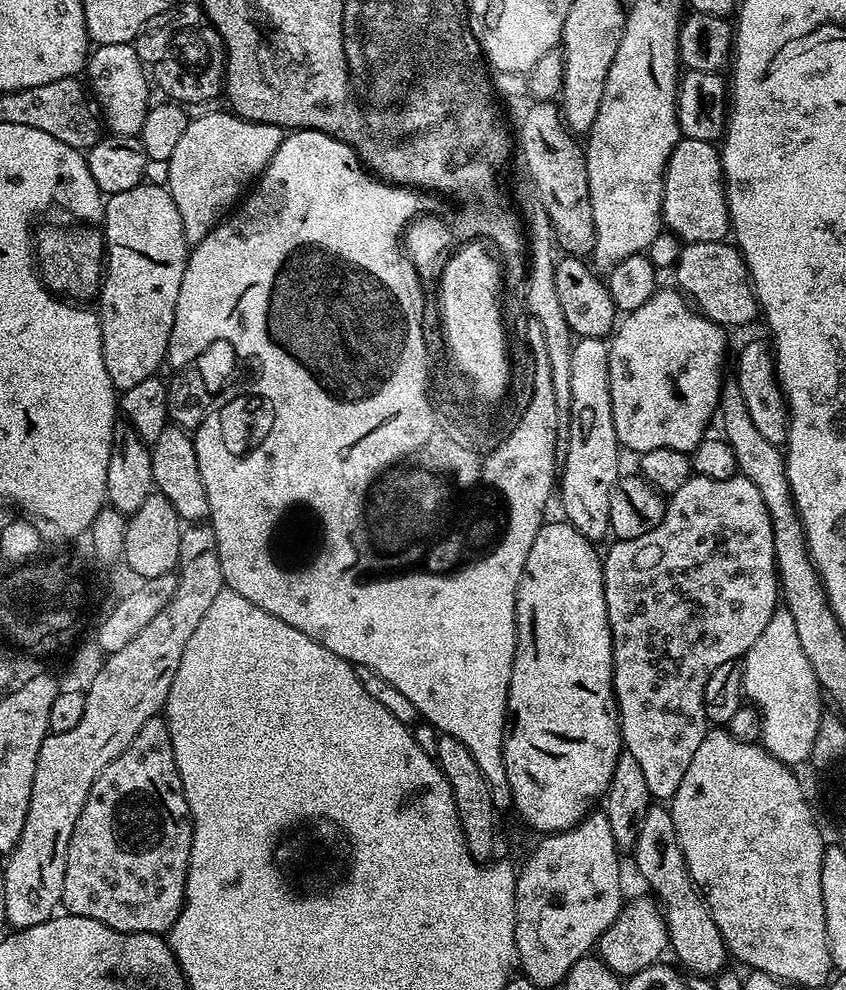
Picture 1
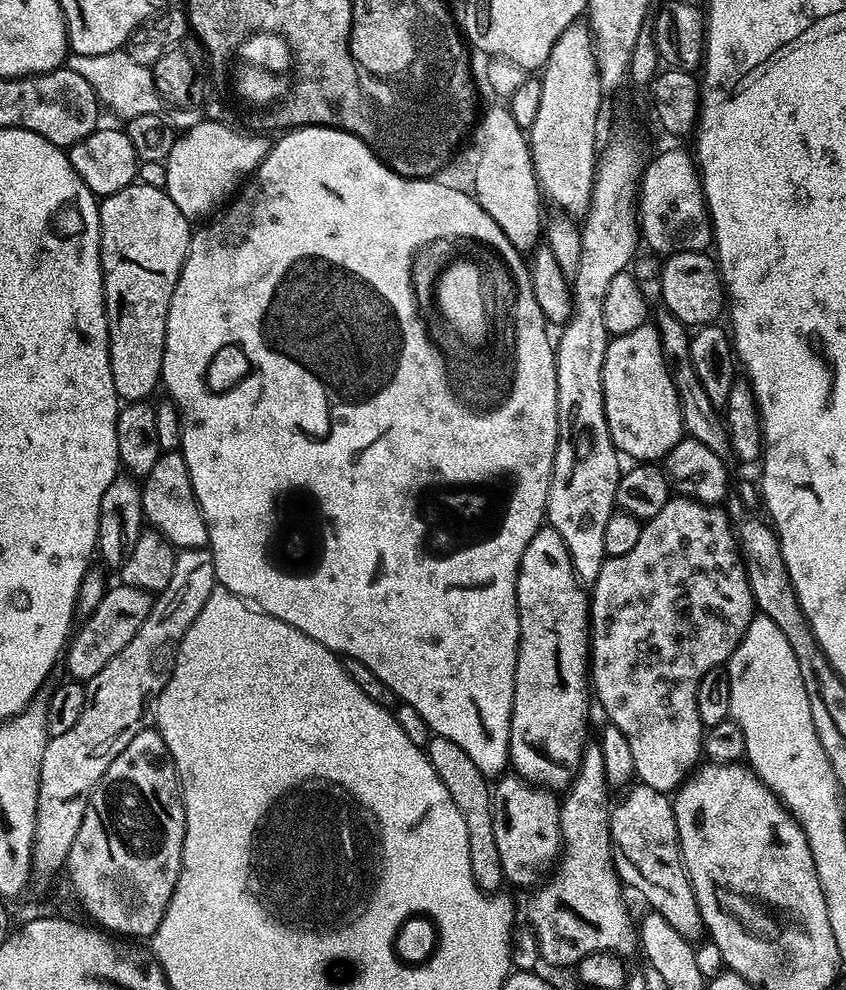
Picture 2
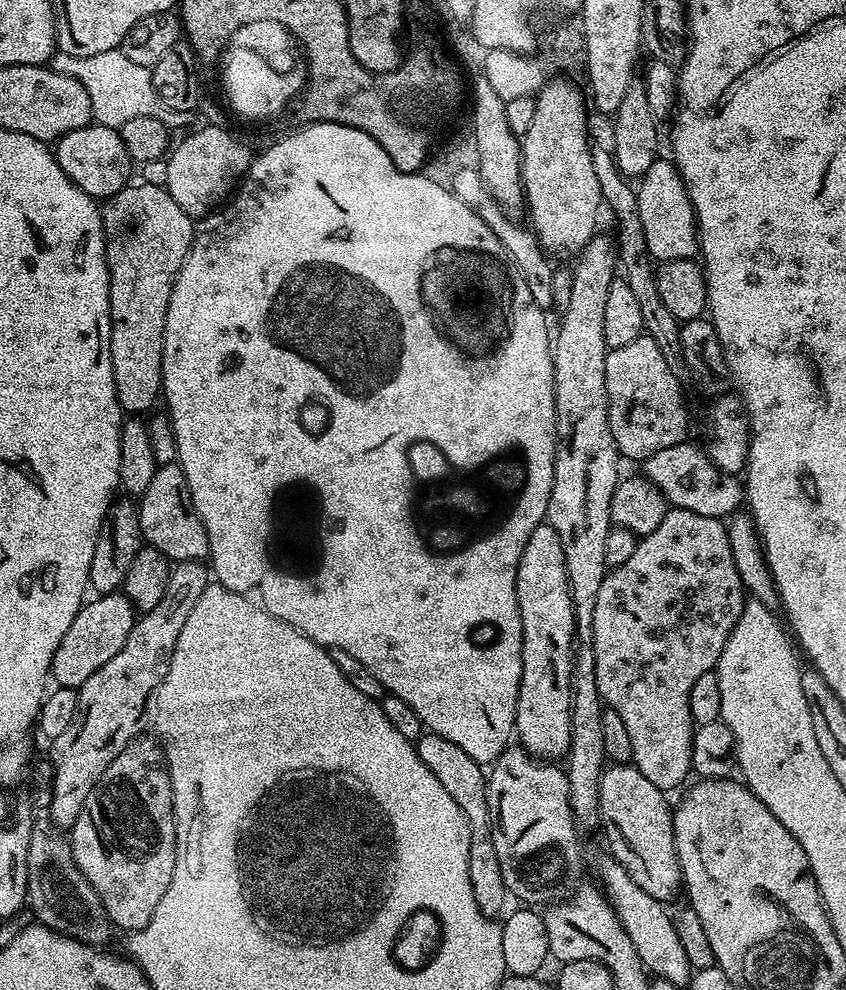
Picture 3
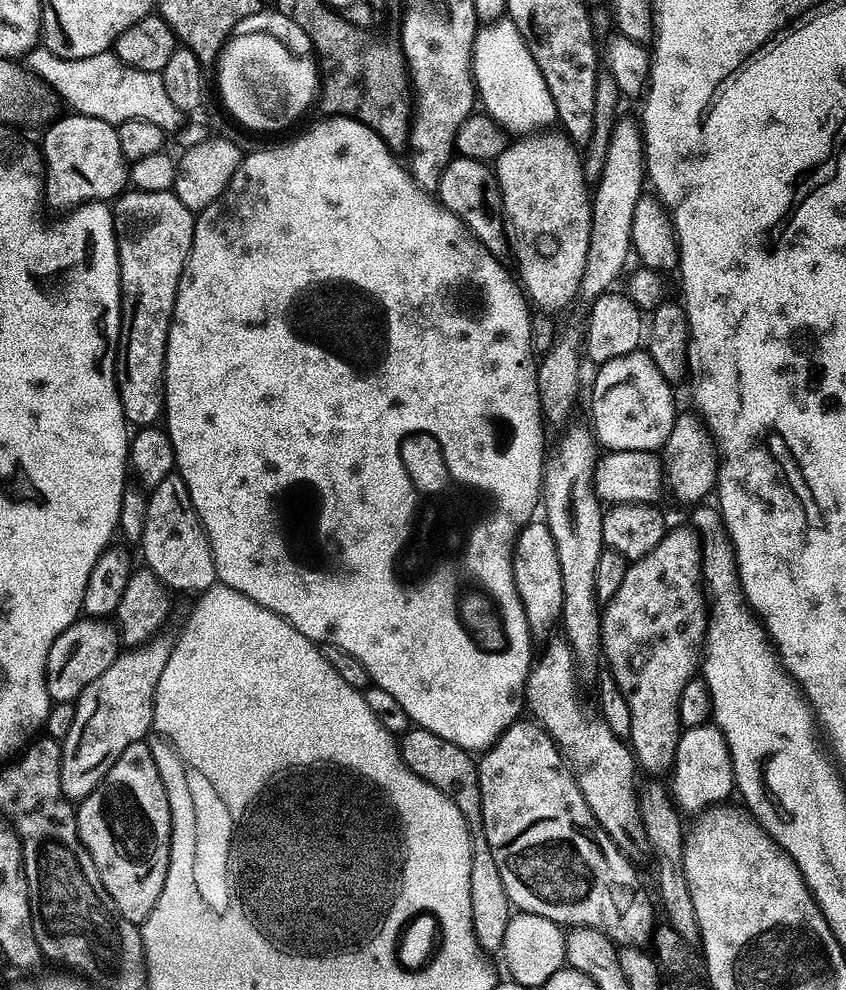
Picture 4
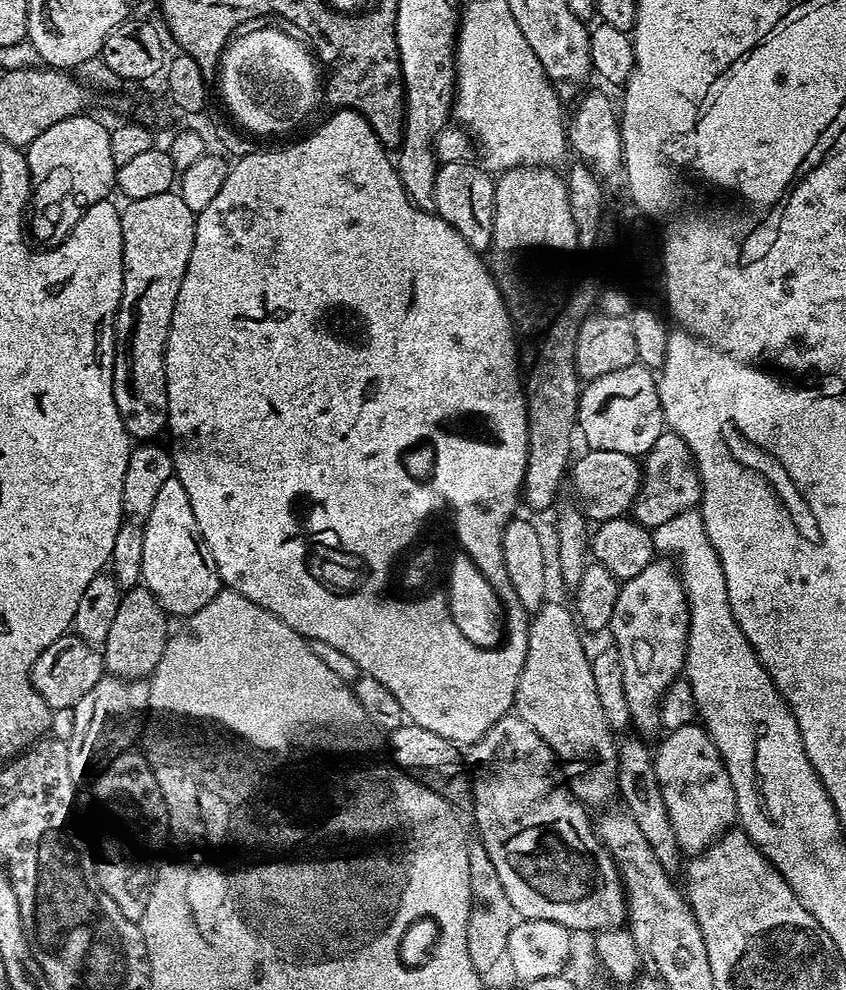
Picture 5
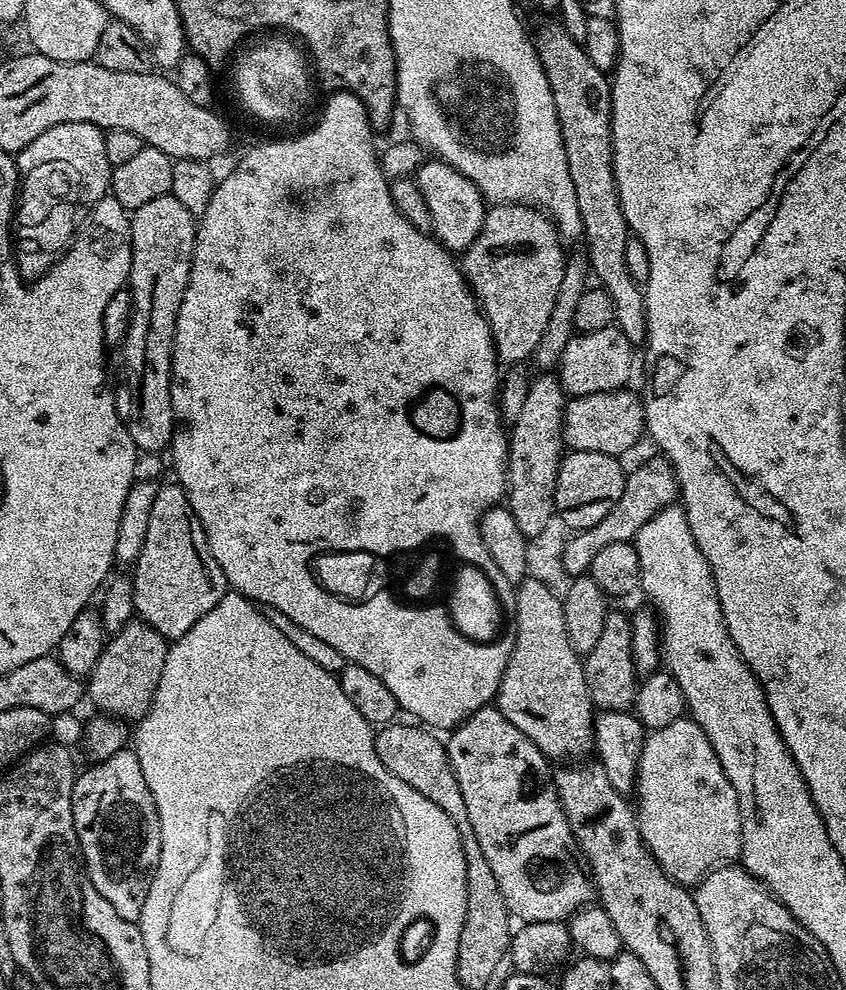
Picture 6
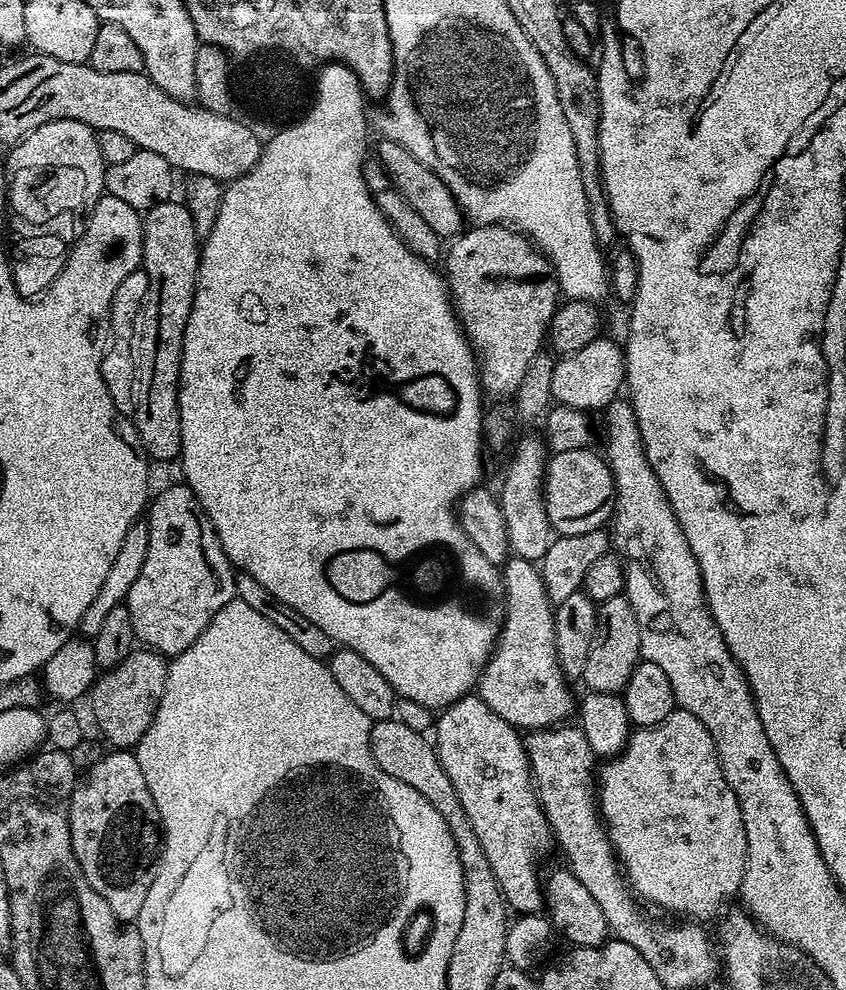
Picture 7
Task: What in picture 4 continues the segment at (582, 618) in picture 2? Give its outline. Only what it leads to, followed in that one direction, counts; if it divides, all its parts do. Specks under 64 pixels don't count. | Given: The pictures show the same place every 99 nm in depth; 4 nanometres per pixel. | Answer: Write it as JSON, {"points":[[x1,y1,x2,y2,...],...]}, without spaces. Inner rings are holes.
{"points":[[533,519,518,534,512,565,518,598,522,598,522,606,526,610,526,622,533,637,540,638,555,624,557,627,562,610,562,572,559,570,558,550,555,548,554,535,543,519]]}

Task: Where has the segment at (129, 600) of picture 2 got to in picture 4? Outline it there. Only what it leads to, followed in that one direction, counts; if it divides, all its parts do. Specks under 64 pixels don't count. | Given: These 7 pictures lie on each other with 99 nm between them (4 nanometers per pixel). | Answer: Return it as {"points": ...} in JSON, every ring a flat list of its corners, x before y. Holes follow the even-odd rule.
{"points":[[81,617,54,640,45,664,47,695,55,703,71,703,83,689,104,674,119,656,122,641,117,625,103,617]]}

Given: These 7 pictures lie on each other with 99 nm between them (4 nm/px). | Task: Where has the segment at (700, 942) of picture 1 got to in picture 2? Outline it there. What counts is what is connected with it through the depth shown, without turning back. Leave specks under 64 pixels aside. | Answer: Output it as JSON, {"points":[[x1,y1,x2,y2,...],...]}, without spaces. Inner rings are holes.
{"points":[[637,783,632,790,628,801,617,808,615,805,610,812,612,861,616,863,616,872,621,881,629,889,632,887,652,907,649,909,655,915,666,918,682,938,699,941,706,929,688,872,684,869,672,800,642,783]]}

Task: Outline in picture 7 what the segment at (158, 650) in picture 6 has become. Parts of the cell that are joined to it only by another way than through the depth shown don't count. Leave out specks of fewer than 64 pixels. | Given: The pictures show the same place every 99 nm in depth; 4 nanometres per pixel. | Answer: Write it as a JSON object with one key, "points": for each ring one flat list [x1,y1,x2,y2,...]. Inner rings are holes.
{"points":[[134,650,122,662,118,662,118,666,97,675,90,701,92,716,104,735,102,740,105,745,116,750,132,750,139,744,142,734,150,730,150,722,154,722,158,702,162,702,168,665,169,661,158,652]]}

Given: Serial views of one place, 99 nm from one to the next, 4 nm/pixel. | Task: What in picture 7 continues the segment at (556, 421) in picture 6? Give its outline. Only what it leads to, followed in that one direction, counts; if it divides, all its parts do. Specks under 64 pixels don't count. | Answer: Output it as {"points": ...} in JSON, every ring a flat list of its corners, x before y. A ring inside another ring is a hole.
{"points":[[539,435,524,436,515,441,512,461,504,472,504,485,498,488,498,499,502,518,506,522,506,538,511,555,521,556,533,562,543,560,546,550,552,545,554,533,544,509,544,469,546,467,546,445]]}

